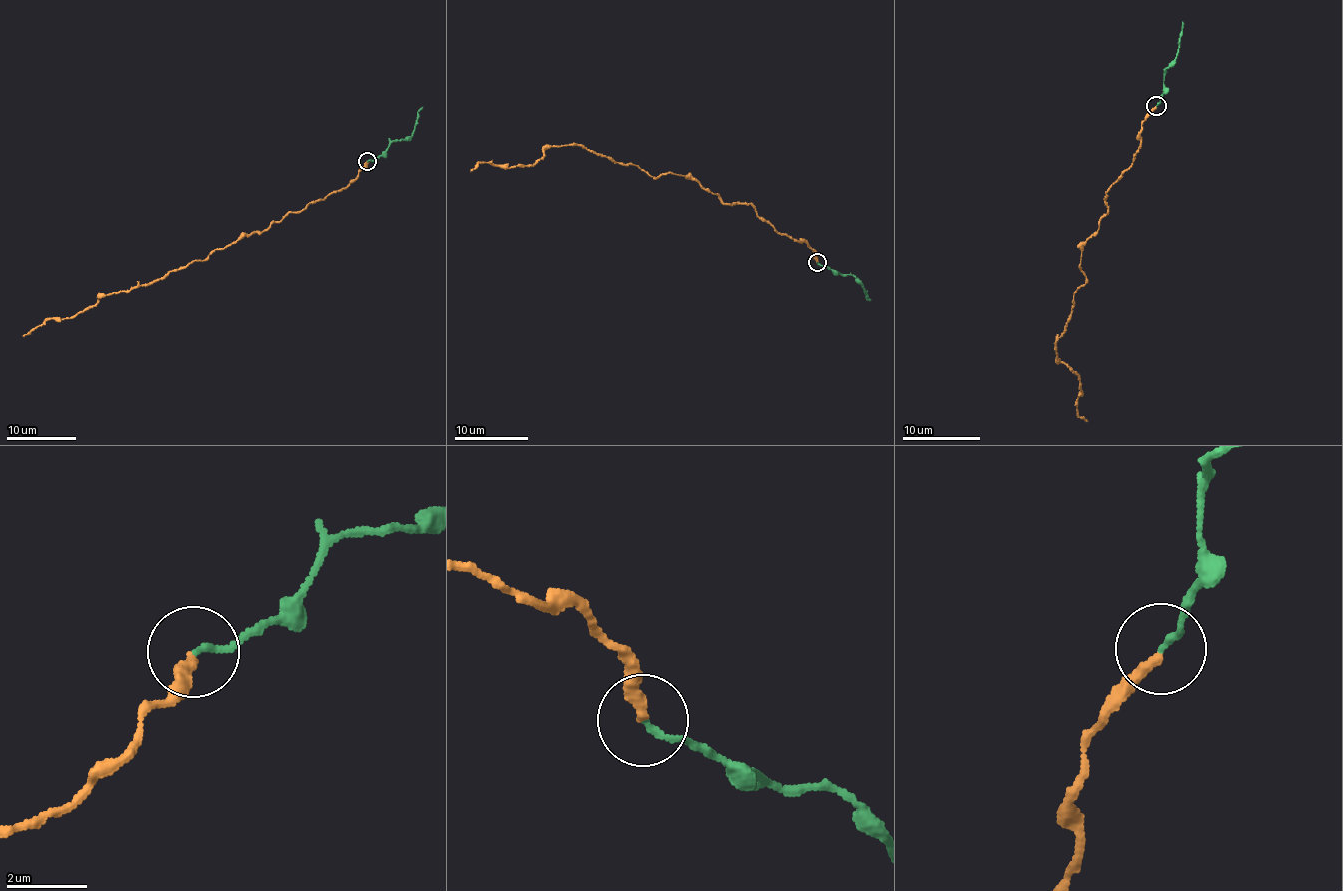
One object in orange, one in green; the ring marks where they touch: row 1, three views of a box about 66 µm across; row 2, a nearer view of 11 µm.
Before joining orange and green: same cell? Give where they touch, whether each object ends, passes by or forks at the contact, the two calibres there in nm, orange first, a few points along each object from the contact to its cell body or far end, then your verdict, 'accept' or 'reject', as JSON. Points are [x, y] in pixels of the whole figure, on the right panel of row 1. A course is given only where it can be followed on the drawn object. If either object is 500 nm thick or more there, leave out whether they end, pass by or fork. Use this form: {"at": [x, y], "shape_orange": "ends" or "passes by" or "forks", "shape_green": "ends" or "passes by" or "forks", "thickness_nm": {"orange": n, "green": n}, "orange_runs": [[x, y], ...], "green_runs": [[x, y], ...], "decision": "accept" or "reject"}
{"at": [1156, 105], "shape_orange": "ends", "shape_green": "ends", "thickness_nm": {"orange": 280, "green": 150}, "orange_runs": [[1156, 105], [1082, 247], [1086, 282], [1056, 340], [1056, 359], [1079, 378], [1076, 411], [1087, 420]], "green_runs": [[1157, 105], [1162, 96], [1164, 73], [1178, 54], [1183, 21]], "decision": "accept"}

